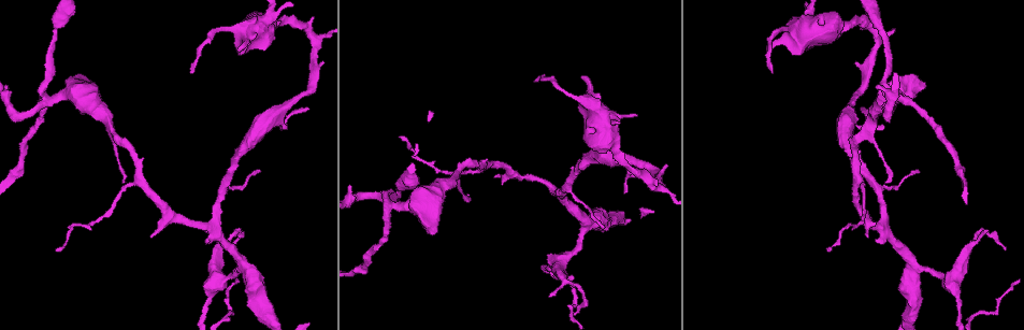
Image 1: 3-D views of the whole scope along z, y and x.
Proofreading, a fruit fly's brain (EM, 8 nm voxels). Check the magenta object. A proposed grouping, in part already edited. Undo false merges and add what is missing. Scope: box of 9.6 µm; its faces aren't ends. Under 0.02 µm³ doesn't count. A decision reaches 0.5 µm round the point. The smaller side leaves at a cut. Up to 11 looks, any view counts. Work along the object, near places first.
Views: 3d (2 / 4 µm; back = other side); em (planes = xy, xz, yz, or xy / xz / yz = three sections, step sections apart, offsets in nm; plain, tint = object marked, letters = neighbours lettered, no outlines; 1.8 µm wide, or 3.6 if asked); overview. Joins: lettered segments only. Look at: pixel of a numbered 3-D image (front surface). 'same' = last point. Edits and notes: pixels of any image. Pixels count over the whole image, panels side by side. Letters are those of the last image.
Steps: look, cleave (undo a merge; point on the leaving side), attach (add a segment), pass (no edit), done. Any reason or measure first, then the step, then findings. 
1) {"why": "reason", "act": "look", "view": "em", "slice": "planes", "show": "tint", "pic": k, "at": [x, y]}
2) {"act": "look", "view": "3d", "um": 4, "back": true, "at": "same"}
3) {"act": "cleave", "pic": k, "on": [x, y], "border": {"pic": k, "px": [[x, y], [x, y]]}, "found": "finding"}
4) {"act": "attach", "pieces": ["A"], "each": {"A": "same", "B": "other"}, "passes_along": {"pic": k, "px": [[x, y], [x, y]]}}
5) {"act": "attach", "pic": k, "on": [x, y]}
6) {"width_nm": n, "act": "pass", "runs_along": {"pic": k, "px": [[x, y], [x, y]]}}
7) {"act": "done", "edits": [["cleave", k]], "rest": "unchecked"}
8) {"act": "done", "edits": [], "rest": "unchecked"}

{"why": "three arms meet", "act": "look", "view": "em", "slice": "planes", "show": "letters", "pic": 1, "at": [213, 220]}

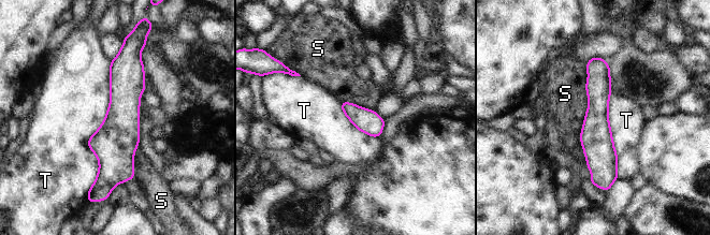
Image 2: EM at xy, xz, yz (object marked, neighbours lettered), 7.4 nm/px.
{"longest_contact_nm": ["T", 950], "act": "pass", "each": {"S": "other", "T": "other"}, "border": {"pic": 2, "px": [[111, 61], [90, 187]]}, "found": "continuous, no second neuron"}

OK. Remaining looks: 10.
{"why": "free end", "act": "look", "view": "3d", "um": 2, "pic": 1, "at": [151, 237]}

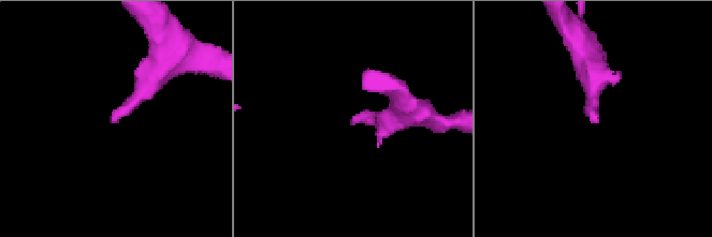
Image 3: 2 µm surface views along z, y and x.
{"act": "look", "view": "em", "slice": "yz", "step": 8, "show": "tint", "pic": 3, "at": [596, 119]}

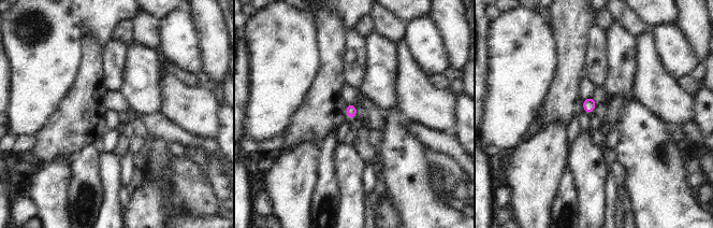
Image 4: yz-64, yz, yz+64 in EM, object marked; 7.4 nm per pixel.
{"act": "look", "view": "em", "slice": "xy", "step": 16, "show": "letters", "at": "same"}

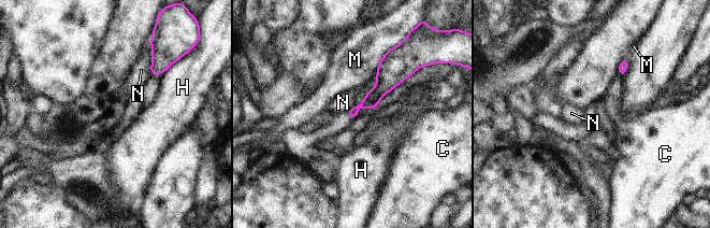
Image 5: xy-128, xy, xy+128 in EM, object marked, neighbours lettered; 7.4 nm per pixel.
{"act": "pass", "each": {"C": "other", "H": "other", "M": "other", "N": "other"}, "border": {"pic": 5, "px": [[151, 54], [149, 73]]}, "found": "no lettered segment goes on from it"}

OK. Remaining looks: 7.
{"why": "sudden change in width", "act": "look", "view": "3d", "um": 4, "pic": 1, "at": [217, 282]}

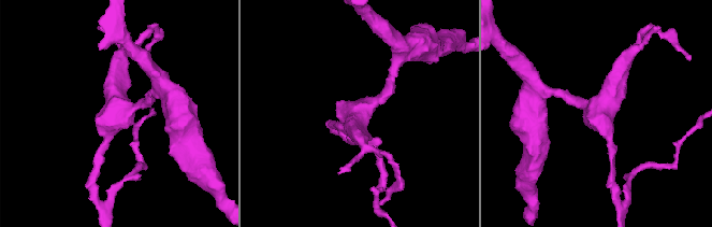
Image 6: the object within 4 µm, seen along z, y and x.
{"arms": 3, "why": "shape alone is not enough", "act": "look", "view": "em", "um": 3.6, "slice": "xy", "step": 8, "show": "tint", "pic": 6, "at": [593, 110]}

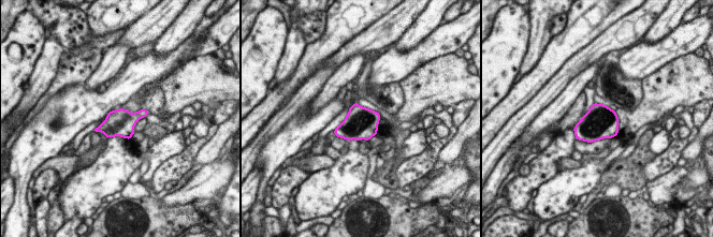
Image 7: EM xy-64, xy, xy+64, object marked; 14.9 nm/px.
{"act": "look", "view": "em", "um": 3.6, "slice": "planes", "show": "letters", "at": "same"}

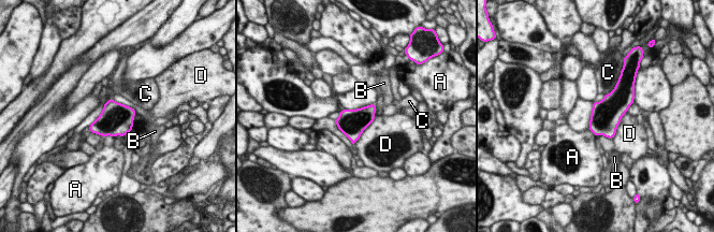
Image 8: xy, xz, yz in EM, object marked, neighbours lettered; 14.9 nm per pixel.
{"act": "pass", "each": {"A": "other", "B": "other", "C": "other", "D": "other"}, "found": "all the same neuron"}

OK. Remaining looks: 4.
{"why": "thin end", "act": "look", "view": "em", "slice": "xy", "step": 16, "show": "letters", "pic": 1, "at": [121, 183]}

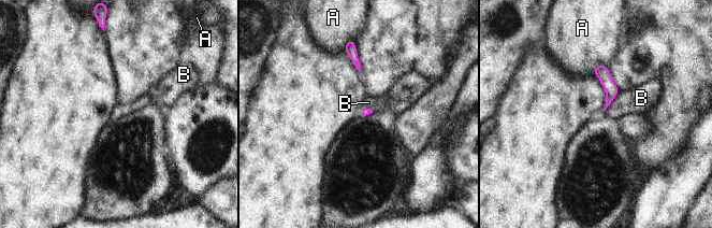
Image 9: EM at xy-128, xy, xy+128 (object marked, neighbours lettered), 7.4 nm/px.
{"longest_contact_nm": ["B", 190], "act": "pass", "each": {"A": "other", "B": "other"}, "border": {"pic": 9, "px": [[619, 90], [605, 110]]}, "found": "no lettered segment goes on from it"}

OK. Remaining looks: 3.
{"act": "done", "edits": [], "rest": "unchecked"}

